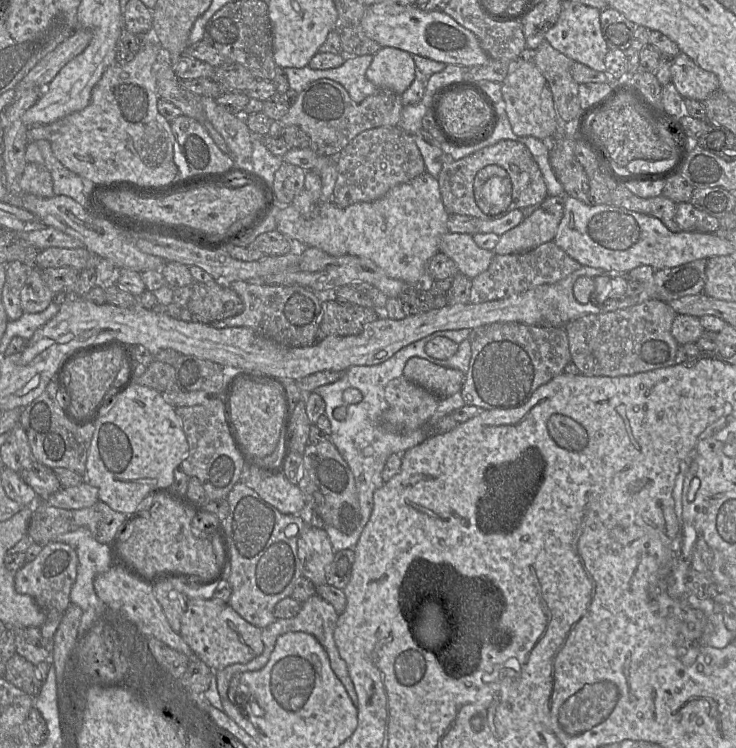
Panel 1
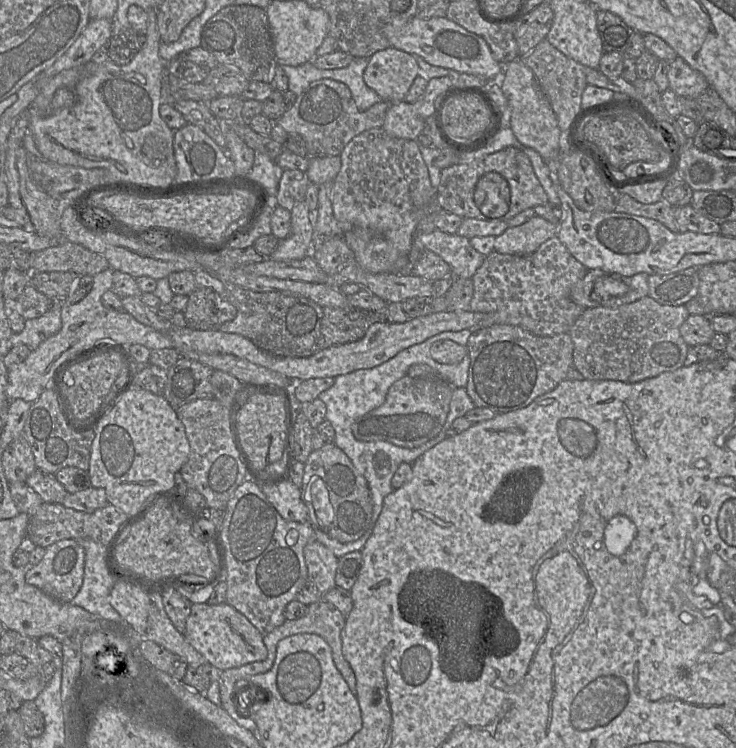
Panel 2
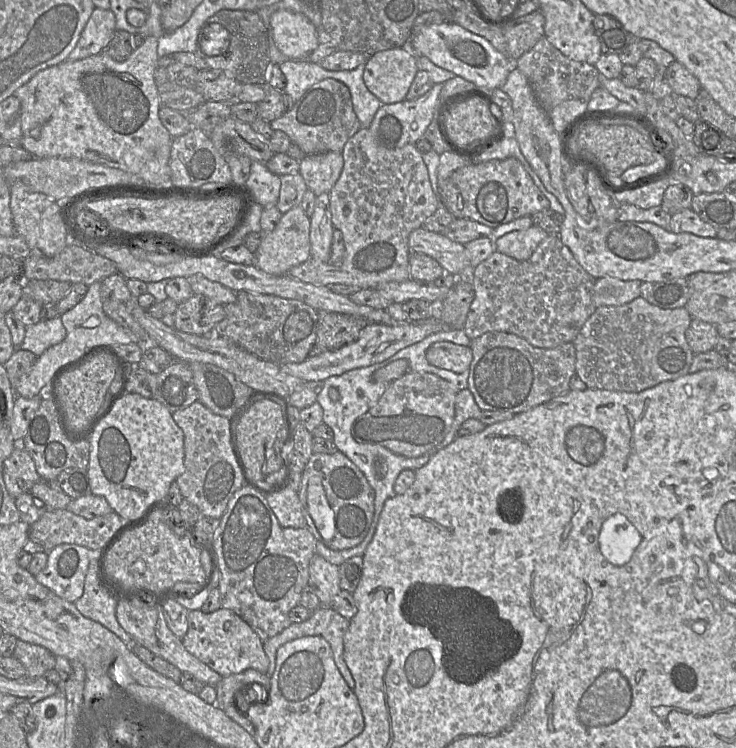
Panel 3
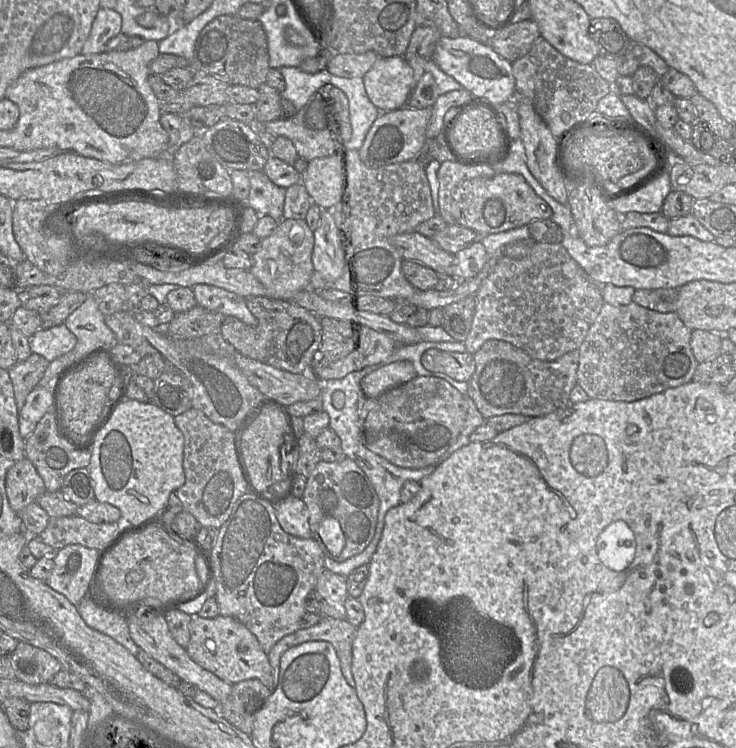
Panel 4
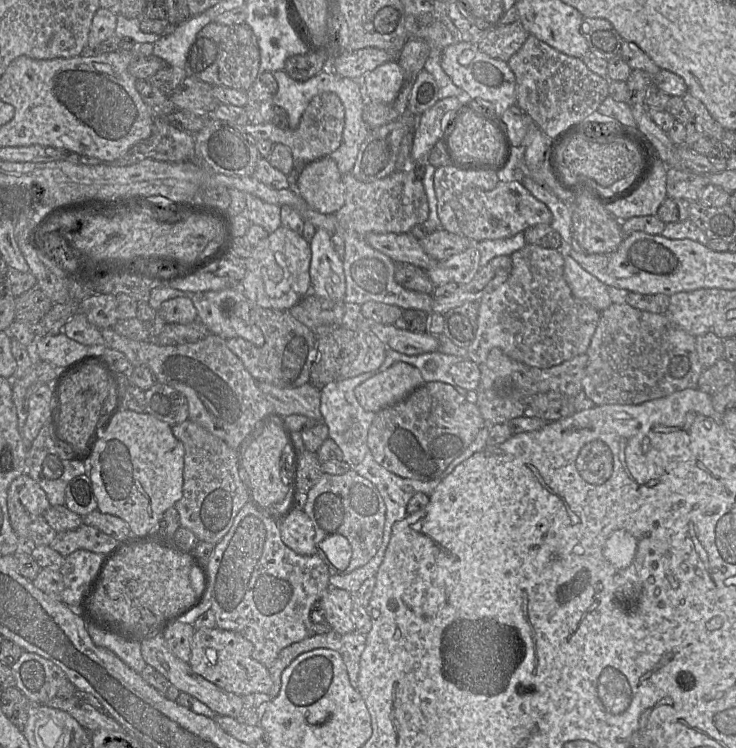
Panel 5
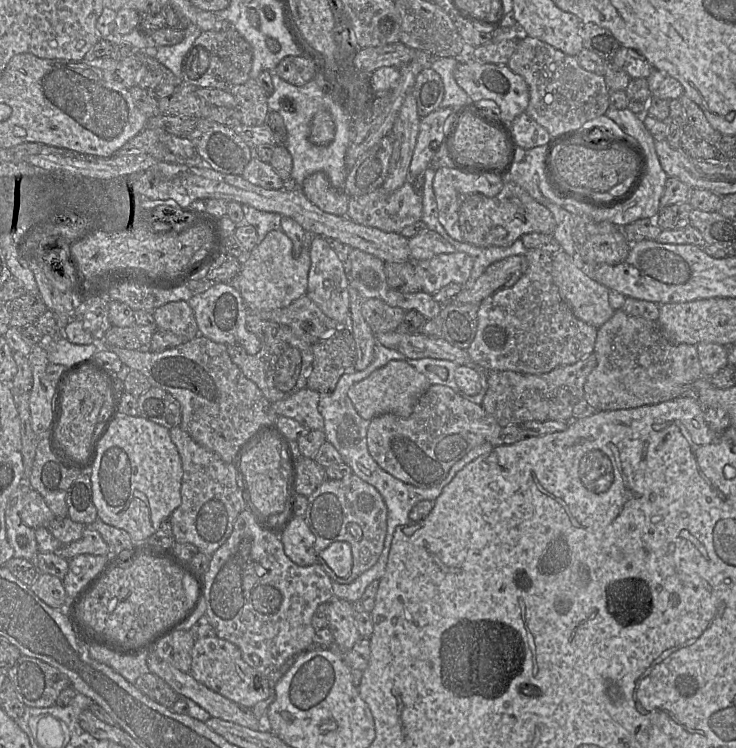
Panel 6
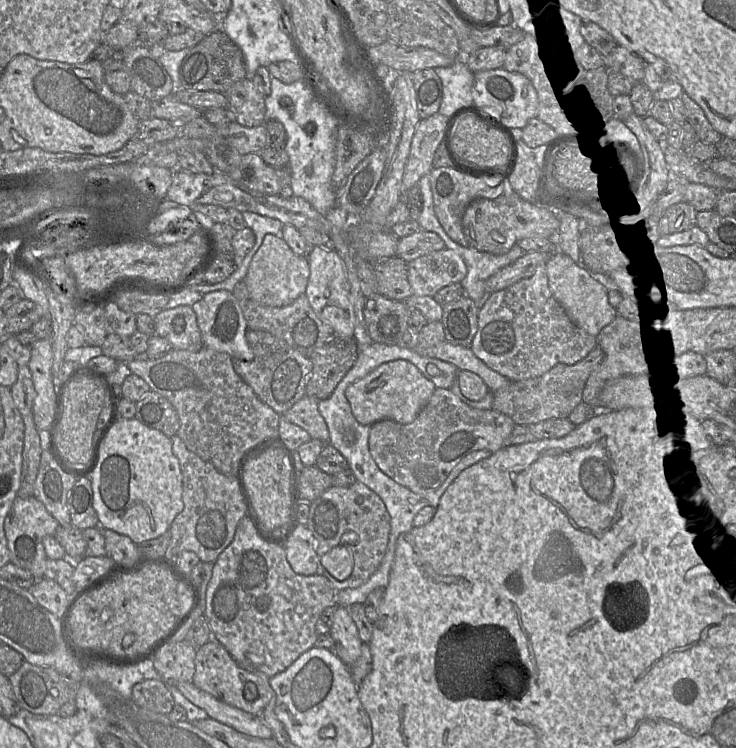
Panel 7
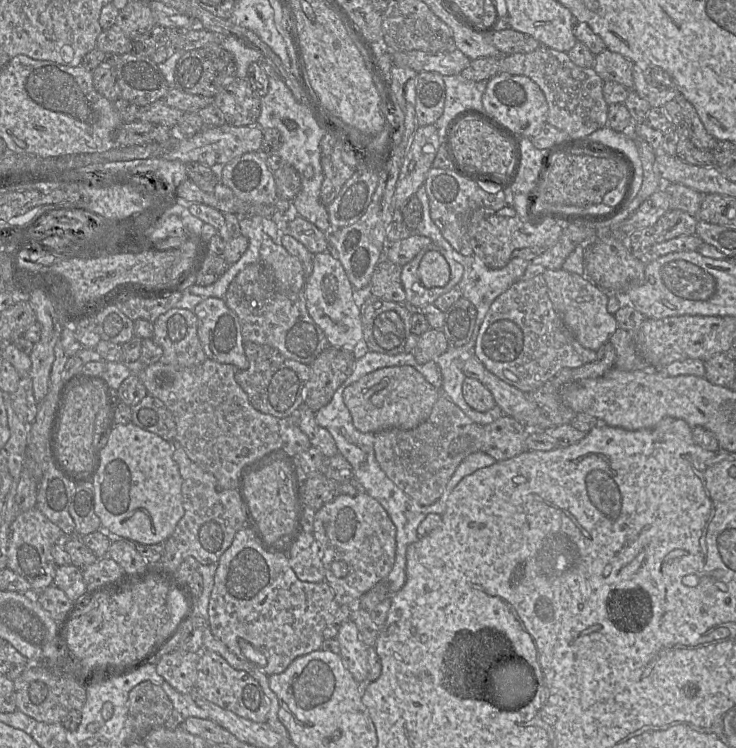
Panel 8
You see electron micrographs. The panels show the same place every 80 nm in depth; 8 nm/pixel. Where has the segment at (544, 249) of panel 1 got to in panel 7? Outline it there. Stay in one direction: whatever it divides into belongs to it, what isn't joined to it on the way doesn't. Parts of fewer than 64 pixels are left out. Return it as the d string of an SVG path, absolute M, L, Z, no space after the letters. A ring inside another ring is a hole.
M542 263L531 277L487 297L470 348L490 369L509 381L519 381L540 377L557 364L576 364L597 345L597 337L579 328L555 300Z

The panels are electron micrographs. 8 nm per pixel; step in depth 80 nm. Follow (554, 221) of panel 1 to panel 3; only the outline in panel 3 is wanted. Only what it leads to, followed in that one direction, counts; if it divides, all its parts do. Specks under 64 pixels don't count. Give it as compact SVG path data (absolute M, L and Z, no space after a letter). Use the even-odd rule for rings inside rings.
M536 225L527 230L509 232L495 243L495 249L517 260L526 260L531 257L538 245L549 234Z

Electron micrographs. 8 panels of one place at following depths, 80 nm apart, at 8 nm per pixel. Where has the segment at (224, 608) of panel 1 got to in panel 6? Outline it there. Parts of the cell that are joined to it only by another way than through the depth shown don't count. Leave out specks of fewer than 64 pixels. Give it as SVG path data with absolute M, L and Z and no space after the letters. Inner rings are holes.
M214 633L195 640L190 673L209 689L249 709L270 695L267 674L260 673L255 667L247 664L235 644L219 638Z

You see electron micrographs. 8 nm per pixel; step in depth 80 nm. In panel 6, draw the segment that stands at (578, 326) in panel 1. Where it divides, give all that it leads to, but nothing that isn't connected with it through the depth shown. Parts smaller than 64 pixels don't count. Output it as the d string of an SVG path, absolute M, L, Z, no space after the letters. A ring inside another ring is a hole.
M622 309L615 310L613 316L597 329L593 353L597 365L584 384L584 399L597 411L636 408L672 400L688 394L691 385L702 377L696 345L672 343L662 334L656 322L629 316Z

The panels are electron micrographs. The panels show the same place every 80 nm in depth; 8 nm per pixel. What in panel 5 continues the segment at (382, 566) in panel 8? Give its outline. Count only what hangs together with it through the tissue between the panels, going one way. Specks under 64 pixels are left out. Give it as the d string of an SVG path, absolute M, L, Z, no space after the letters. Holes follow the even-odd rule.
M349 469L343 475L323 473L317 483L308 491L304 511L310 518L315 531L314 543L317 546L318 555L318 545L324 539L328 540L328 538L334 538L340 534L349 541L352 549L350 563L344 572L338 574L348 574L366 565L375 556L382 543L386 514L386 506L383 498L372 482L360 476L352 469Z

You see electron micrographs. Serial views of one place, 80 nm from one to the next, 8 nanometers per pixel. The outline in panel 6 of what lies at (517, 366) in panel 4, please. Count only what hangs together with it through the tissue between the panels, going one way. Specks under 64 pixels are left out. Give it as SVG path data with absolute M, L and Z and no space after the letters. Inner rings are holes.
M594 353L571 365L559 366L543 374L515 371L486 371L487 388L481 406L501 426L527 421L573 420L573 407L584 398L584 384L597 365Z

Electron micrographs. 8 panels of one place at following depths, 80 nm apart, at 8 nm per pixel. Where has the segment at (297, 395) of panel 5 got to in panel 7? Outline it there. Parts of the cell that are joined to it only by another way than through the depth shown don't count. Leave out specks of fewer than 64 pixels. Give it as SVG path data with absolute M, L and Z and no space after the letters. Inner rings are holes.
M305 395L297 401L283 416L291 423L307 431L311 438L329 444L330 434L324 418L318 410L319 400Z

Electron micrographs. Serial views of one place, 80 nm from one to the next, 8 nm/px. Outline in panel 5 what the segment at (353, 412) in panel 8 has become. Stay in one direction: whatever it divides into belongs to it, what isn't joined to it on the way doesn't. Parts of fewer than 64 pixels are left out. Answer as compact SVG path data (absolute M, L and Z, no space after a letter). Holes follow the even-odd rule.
M396 362L362 382L354 393L364 410L377 413L402 401L424 383L418 368L406 362Z

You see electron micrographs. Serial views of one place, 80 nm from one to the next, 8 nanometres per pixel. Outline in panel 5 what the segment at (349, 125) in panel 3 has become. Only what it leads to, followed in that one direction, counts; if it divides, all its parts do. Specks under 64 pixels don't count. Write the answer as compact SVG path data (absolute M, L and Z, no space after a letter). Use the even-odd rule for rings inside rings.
M332 92L316 95L305 109L298 127L294 130L283 129L274 123L250 124L244 126L245 132L253 140L270 140L274 144L287 145L296 162L310 163L329 156L337 150L342 141L345 123L345 110L340 98Z

